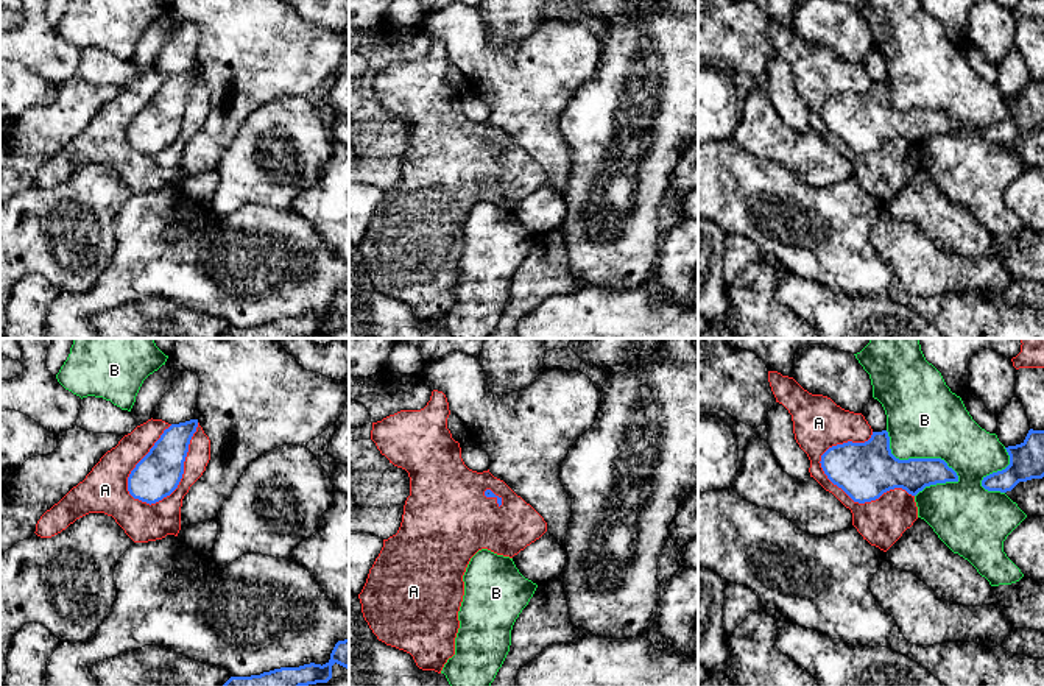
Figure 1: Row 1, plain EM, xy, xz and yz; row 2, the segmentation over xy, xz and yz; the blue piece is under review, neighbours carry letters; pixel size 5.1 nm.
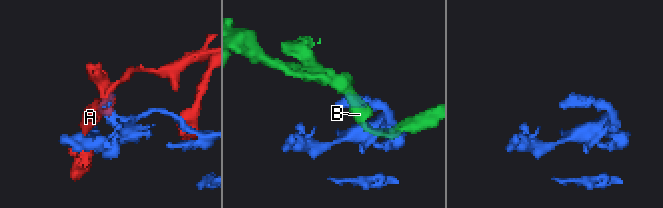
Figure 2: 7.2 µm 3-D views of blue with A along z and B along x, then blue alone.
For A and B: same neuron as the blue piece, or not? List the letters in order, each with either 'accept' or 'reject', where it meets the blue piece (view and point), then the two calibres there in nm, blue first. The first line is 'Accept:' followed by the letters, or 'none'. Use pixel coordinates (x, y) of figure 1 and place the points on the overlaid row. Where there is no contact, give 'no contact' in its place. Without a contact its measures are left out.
Accept: none
A: reject | xy (181, 476) | 240/180 nm
B: reject | yz (917, 459) | 280/400 nm

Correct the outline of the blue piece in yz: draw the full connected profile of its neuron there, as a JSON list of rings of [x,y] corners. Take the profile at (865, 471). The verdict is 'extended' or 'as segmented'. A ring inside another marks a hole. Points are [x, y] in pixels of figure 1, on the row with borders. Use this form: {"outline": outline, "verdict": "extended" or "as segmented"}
{"outline": [[[887,430],[873,432],[865,443],[832,446],[820,463],[827,479],[859,504],[894,488],[916,496],[926,486],[958,482],[957,472],[941,458],[896,458]]], "verdict": "as segmented"}

